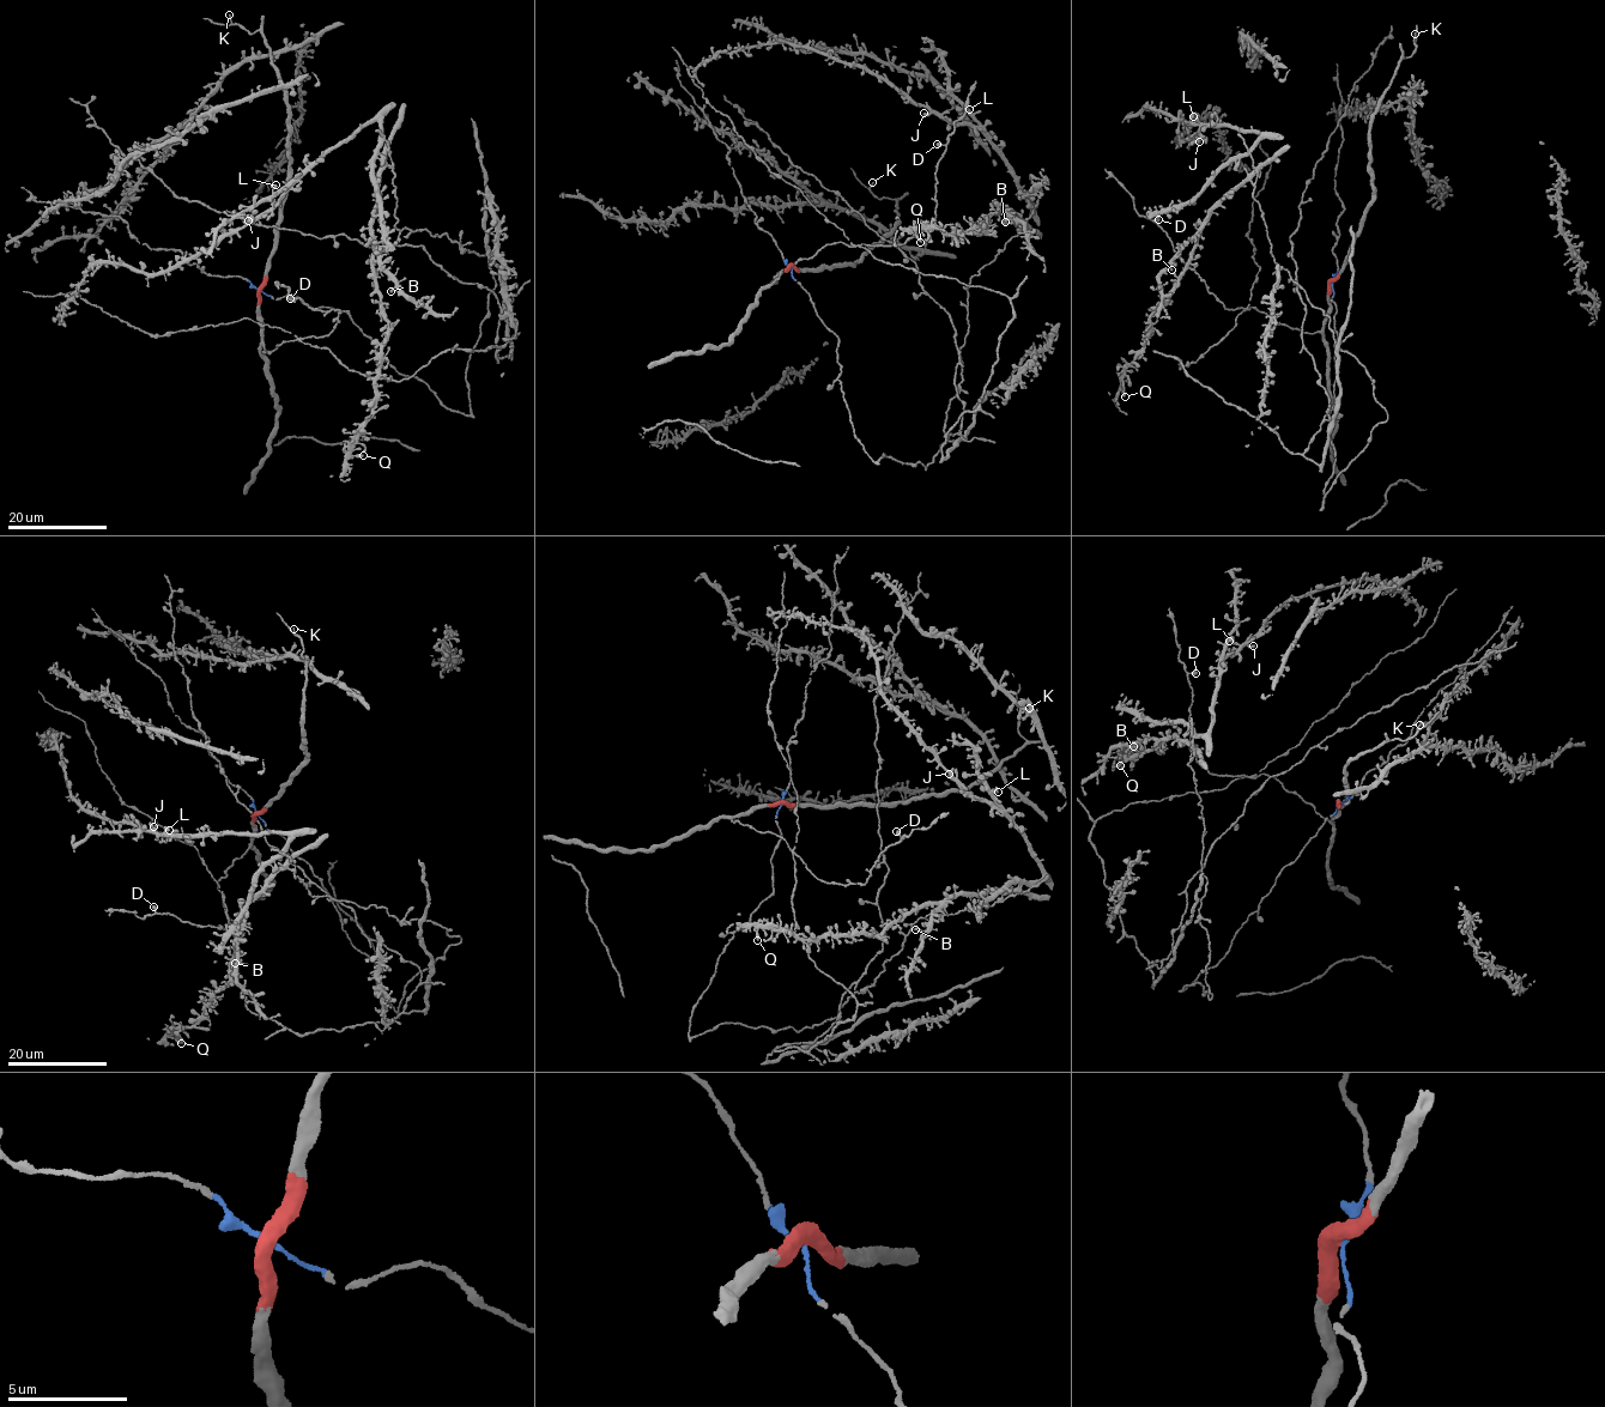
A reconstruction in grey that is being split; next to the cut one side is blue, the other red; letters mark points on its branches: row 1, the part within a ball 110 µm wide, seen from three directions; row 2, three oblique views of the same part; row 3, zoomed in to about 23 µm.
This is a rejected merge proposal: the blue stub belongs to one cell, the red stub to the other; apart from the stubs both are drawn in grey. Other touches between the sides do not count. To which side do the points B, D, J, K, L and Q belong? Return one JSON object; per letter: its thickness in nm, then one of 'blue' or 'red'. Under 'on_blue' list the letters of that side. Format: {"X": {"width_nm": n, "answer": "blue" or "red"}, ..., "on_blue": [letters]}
{"B": {"width_nm": 280, "answer": "blue"}, "D": {"width_nm": 440, "answer": "red"}, "J": {"width_nm": 400, "answer": "blue"}, "K": {"width_nm": 160, "answer": "red"}, "L": {"width_nm": 440, "answer": "blue"}, "Q": {"width_nm": 360, "answer": "blue"}, "on_blue": ["B", "J", "L", "Q"]}

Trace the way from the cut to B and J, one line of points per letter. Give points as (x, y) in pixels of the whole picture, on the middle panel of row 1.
B: (791, 267), (839, 340), (868, 456), (925, 469), (962, 381), (969, 280), (1018, 235), (1003, 208), (1004, 222)
J: (791, 267), (839, 340), (868, 456), (925, 469), (962, 381), (969, 280), (1034, 207), (989, 137), (924, 113)

